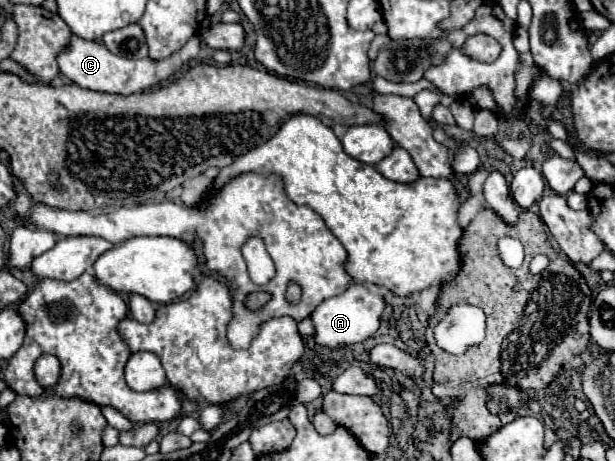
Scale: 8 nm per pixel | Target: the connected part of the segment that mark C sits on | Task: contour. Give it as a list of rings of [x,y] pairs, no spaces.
[[[194,34],[186,42],[186,46],[182,46],[182,50],[170,54],[170,58],[164,58],[164,60],[152,60],[152,58],[132,60],[132,58],[114,56],[104,44],[72,36],[68,48],[58,56],[58,66],[60,66],[60,72],[66,78],[70,78],[74,84],[78,84],[80,88],[88,88],[88,90],[96,90],[96,92],[108,92],[108,94],[130,96],[130,94],[138,94],[138,92],[150,90],[150,88],[158,86],[160,82],[168,80],[188,60],[192,60],[194,56],[198,56],[200,44],[202,44],[200,34]]]

